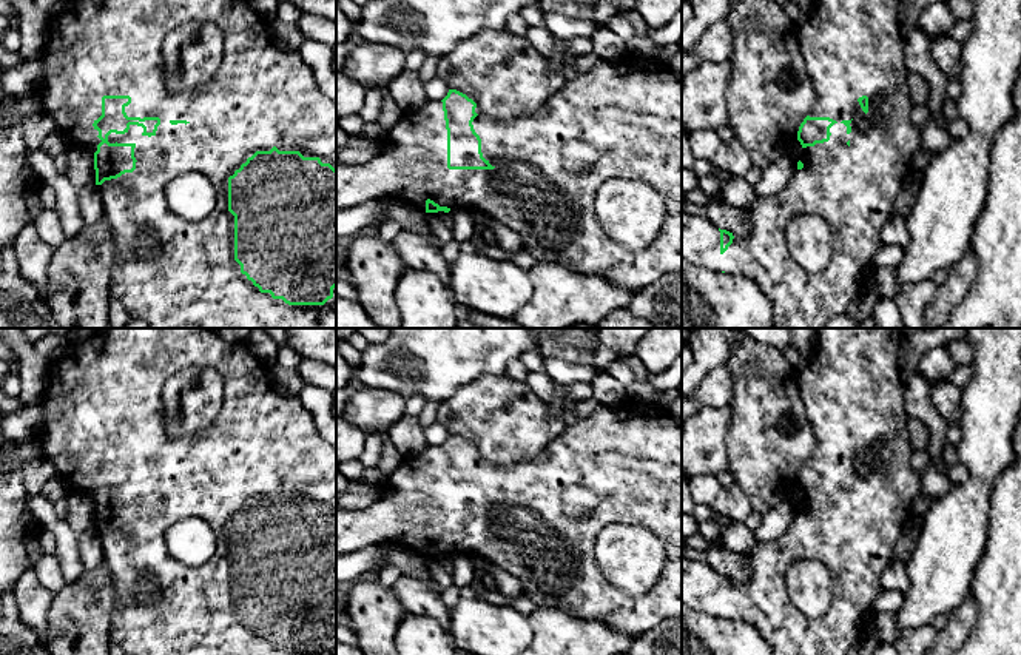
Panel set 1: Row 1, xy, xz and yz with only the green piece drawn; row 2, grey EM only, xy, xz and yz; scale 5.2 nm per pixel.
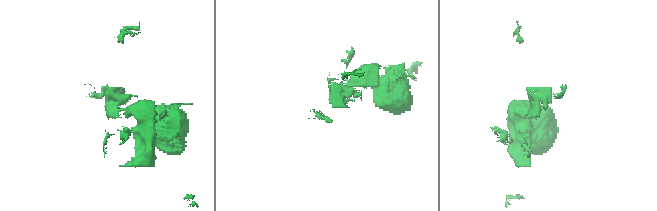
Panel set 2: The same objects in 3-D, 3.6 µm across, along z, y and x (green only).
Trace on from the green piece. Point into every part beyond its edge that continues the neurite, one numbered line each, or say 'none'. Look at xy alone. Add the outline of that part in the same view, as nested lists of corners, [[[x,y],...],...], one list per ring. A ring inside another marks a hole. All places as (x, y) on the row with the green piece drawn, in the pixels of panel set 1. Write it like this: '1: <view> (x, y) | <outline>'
1: xy (261, 97) | [[[68,0],[48,17],[46,45],[40,60],[42,77],[37,86],[37,94],[40,97],[42,111],[54,119],[59,131],[72,143],[86,146],[93,153],[97,151],[97,145],[102,140],[97,137],[99,131],[93,126],[93,123],[102,116],[103,96],[130,96],[131,103],[125,106],[128,117],[160,119],[160,125],[151,137],[143,136],[143,128],[137,125],[130,125],[130,129],[125,134],[111,133],[108,136],[110,143],[117,142],[136,145],[136,170],[97,185],[103,202],[103,214],[113,220],[111,233],[117,242],[119,251],[119,262],[113,268],[110,296],[123,305],[130,319],[142,319],[150,325],[150,328],[336,328],[336,287],[333,288],[333,297],[324,305],[288,305],[282,299],[273,299],[270,293],[261,293],[259,288],[241,273],[241,265],[234,260],[234,216],[228,211],[228,177],[233,176],[248,157],[251,157],[256,151],[270,151],[276,146],[279,151],[299,151],[304,157],[319,157],[322,163],[330,163],[336,170],[336,100],[327,97],[319,89],[312,68],[304,63],[299,52],[284,51],[275,45],[270,22],[258,14],[250,6],[248,0]],[[187,22],[208,22],[219,26],[224,32],[224,57],[219,71],[205,85],[193,89],[170,91],[163,82],[162,43],[170,31]],[[185,173],[202,173],[216,191],[214,210],[202,220],[182,219],[176,216],[167,203],[165,186],[176,176]],[[140,231],[151,231],[154,234],[154,240],[160,247],[157,257],[137,259],[133,254],[136,236]]]

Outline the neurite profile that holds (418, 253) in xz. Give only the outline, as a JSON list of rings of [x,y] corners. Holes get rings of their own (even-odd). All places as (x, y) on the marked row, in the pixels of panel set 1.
[[[401,231],[393,245],[407,268],[429,271],[450,287],[450,264],[441,256],[438,240],[416,233]]]

